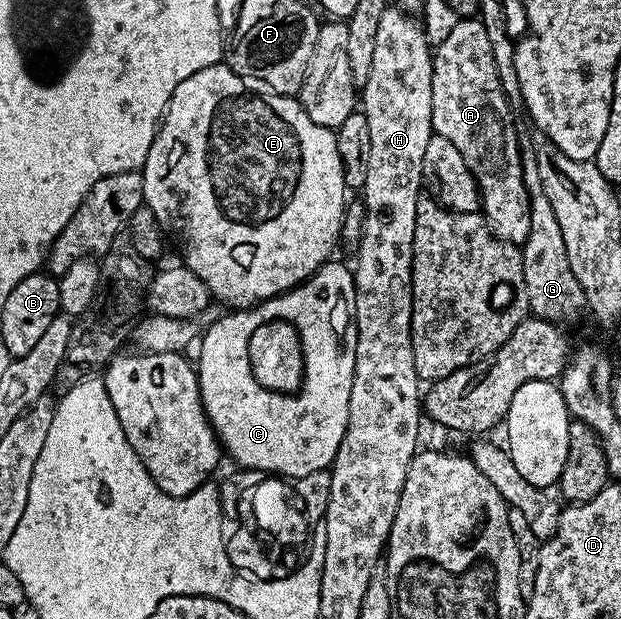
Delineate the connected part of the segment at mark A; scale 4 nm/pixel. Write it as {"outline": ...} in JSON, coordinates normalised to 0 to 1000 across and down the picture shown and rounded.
{"outline":[[[739,31],[734,44],[728,44],[721,60],[715,63],[697,81],[699,113],[696,115],[696,210],[704,220],[721,225],[747,250],[747,263],[763,278],[763,286],[770,292],[770,310],[773,313],[773,338],[779,346],[795,380],[807,383],[810,389],[821,389],[831,397],[839,397],[841,391],[850,386],[853,372],[853,317],[844,296],[841,281],[841,246],[834,242],[834,210],[836,204],[828,202],[829,184],[821,179],[821,168],[805,141],[805,121],[799,121],[799,95],[792,95],[792,76],[786,71],[786,50],[779,50],[775,32],[770,31]]]}

